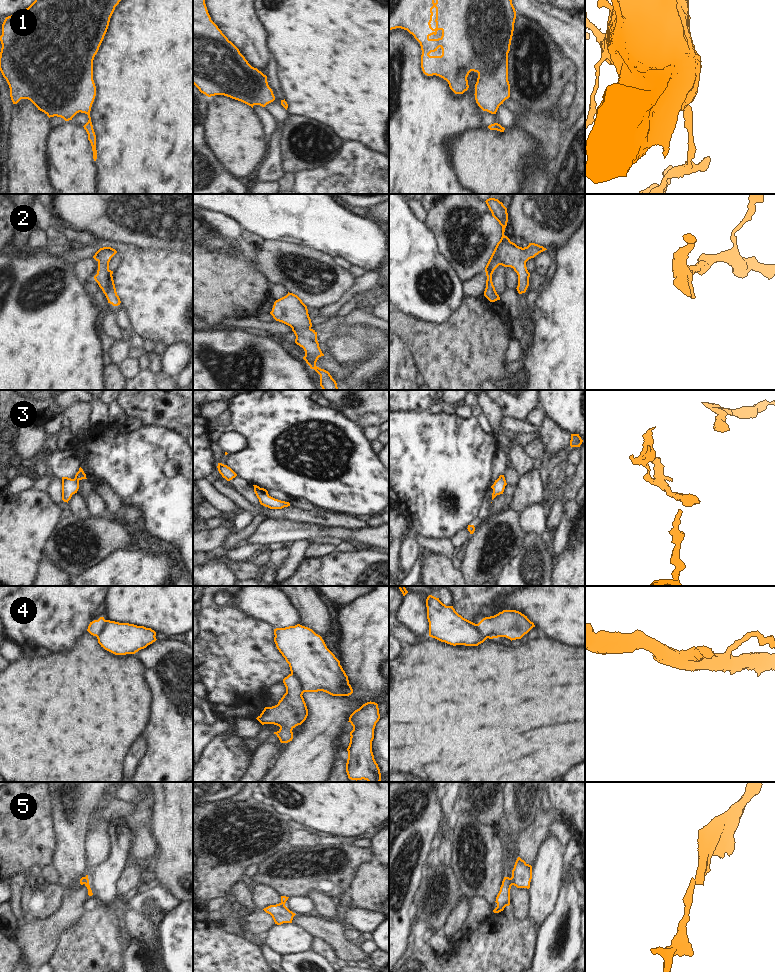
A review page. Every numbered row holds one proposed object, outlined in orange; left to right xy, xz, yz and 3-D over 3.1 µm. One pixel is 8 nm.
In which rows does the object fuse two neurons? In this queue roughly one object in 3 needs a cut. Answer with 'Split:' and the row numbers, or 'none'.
Split: 4, 5

